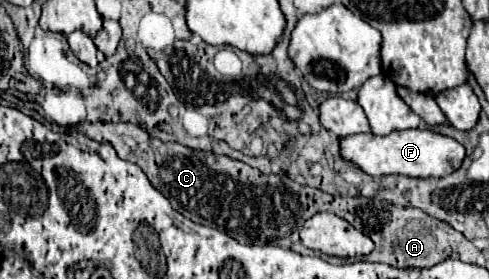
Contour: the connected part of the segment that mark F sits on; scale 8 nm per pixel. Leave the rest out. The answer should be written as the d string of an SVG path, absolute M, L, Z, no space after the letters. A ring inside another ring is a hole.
M395 130L387 136L375 134L353 134L339 138L341 158L359 166L369 176L385 176L385 174L403 174L411 178L433 178L433 176L447 176L455 172L463 158L465 148L447 136L435 134L431 130Z

